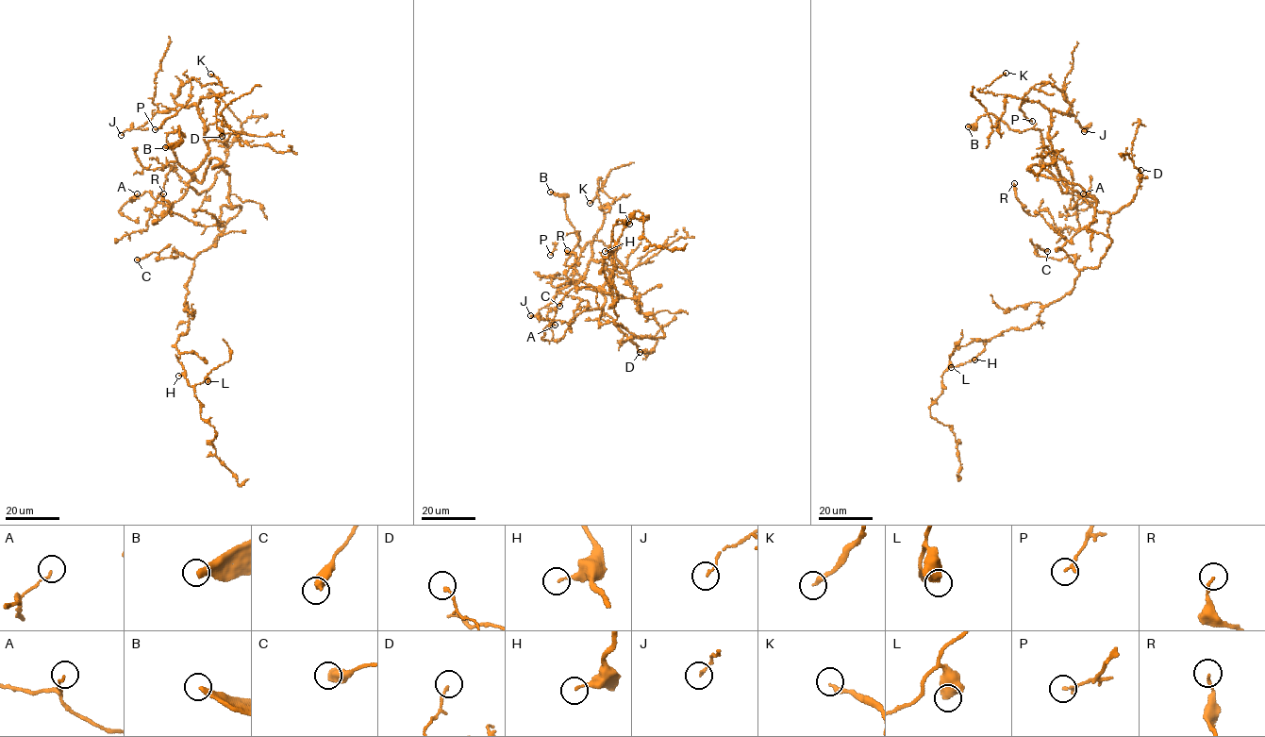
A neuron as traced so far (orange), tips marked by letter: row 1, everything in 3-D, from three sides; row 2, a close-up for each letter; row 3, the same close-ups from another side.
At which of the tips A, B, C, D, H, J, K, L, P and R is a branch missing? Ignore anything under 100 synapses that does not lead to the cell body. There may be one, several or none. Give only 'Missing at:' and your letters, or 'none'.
Missing at: B

